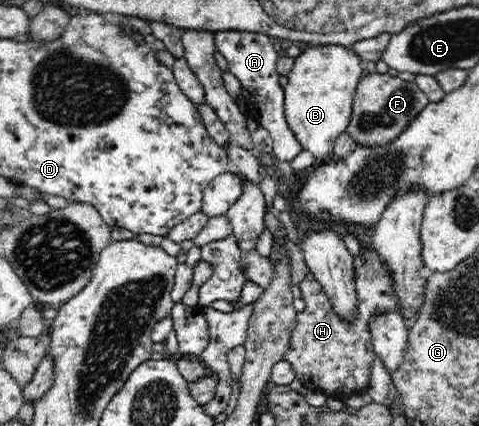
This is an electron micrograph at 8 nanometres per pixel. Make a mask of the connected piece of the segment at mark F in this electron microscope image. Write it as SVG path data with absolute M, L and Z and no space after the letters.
M370 73L361 78L353 94L351 121L343 133L357 146L368 148L386 146L396 140L430 103L429 98L418 88L415 81L407 82L388 73Z

